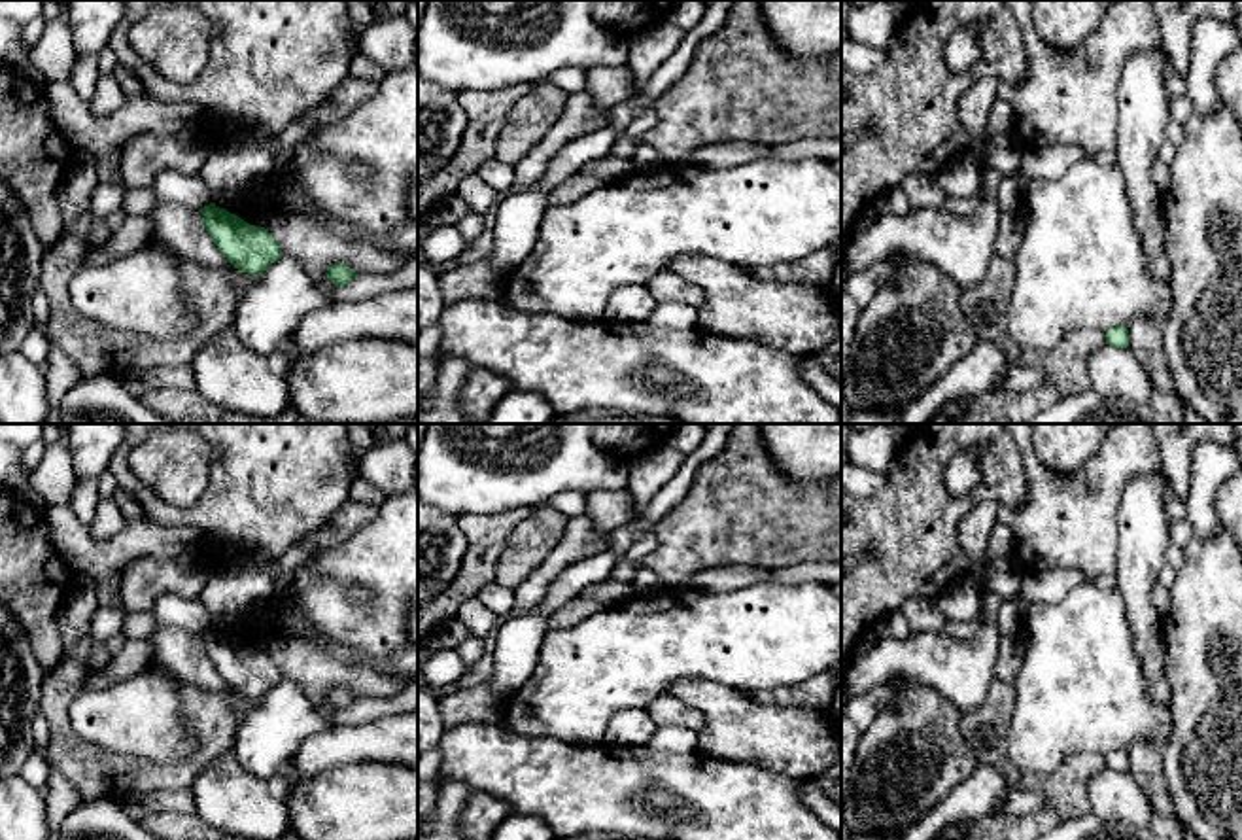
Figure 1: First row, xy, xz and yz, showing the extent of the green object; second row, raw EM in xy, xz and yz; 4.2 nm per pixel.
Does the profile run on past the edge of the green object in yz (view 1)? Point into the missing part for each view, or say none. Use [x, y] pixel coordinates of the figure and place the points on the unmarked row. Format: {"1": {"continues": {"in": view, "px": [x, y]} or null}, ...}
{"1": {"continues": null}}

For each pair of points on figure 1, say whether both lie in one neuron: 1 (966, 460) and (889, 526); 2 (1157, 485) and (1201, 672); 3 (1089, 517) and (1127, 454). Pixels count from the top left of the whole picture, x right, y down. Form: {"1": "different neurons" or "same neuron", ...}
{"1": "different neurons", "2": "different neurons", "3": "same neuron"}

